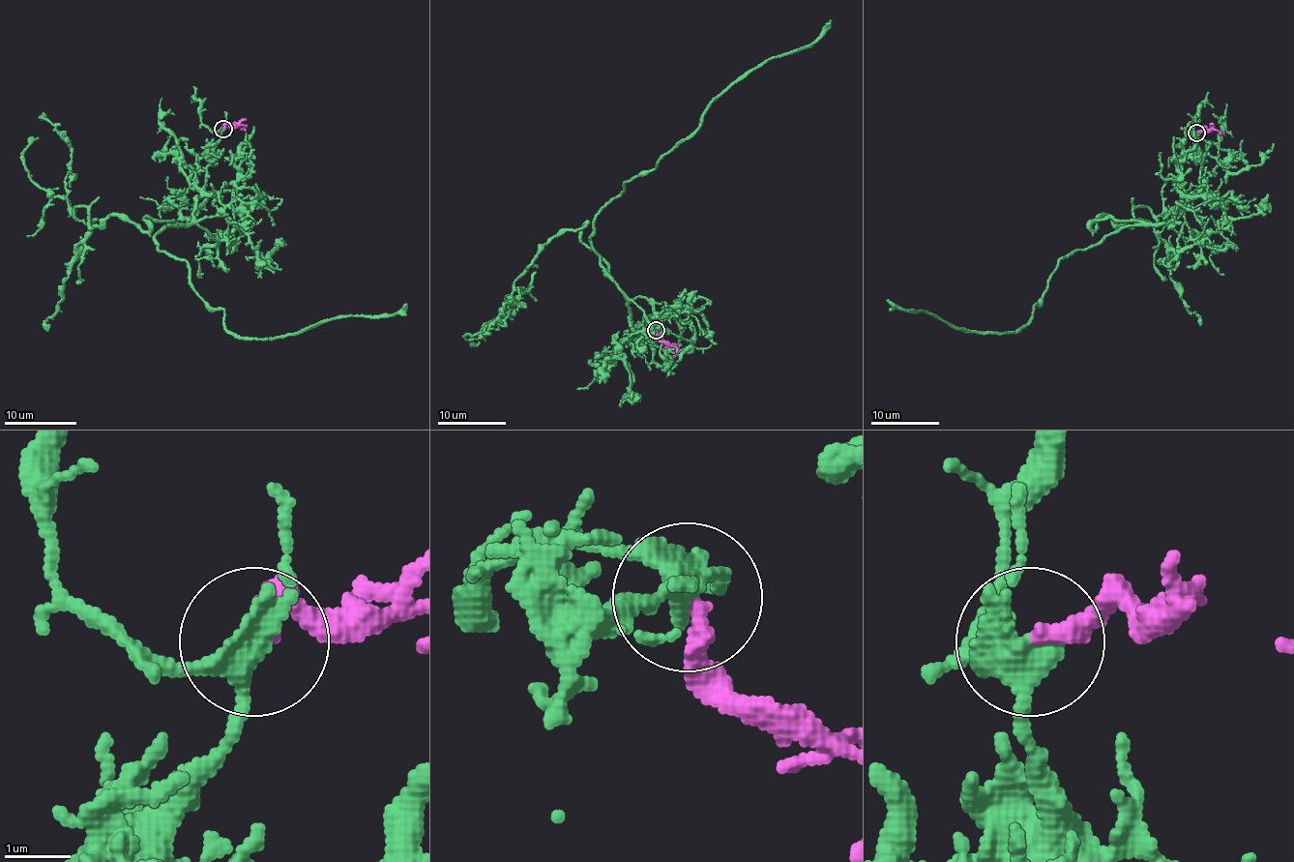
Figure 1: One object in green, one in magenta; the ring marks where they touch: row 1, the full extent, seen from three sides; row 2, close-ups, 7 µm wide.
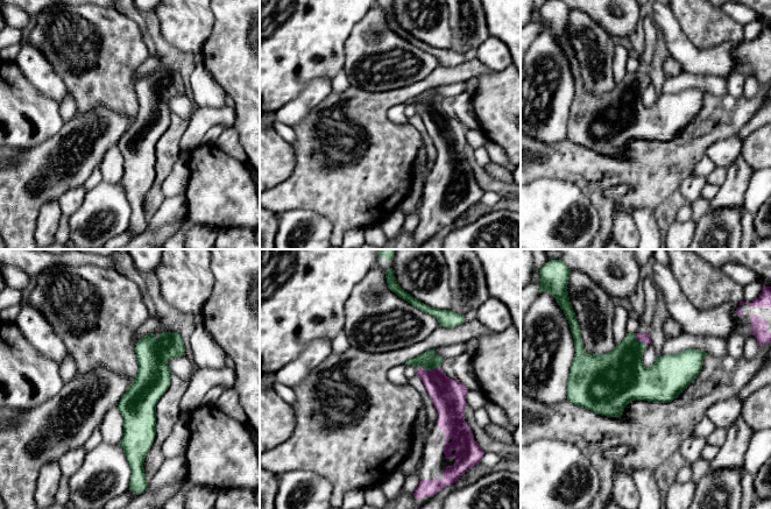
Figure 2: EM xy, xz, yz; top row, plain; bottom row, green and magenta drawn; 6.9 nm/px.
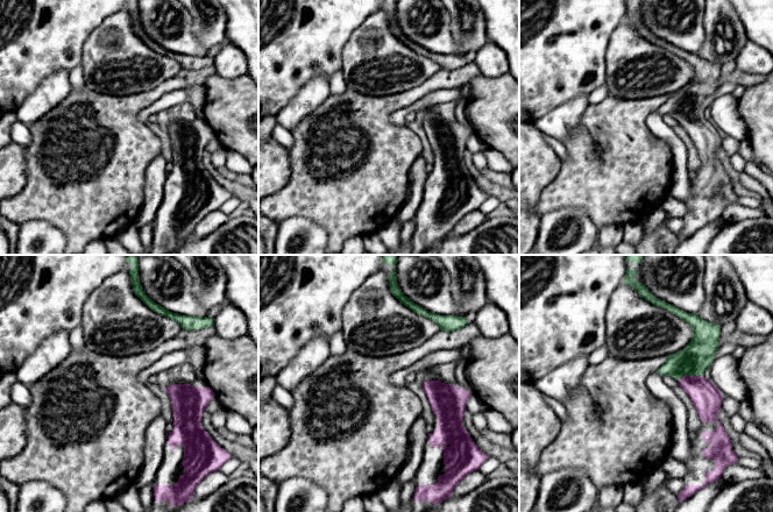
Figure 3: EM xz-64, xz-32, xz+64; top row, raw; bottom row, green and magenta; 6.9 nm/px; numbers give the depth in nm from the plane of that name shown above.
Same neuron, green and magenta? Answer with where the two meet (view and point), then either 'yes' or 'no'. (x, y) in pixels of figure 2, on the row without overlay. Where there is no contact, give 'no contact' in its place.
xz (428, 108) | yes

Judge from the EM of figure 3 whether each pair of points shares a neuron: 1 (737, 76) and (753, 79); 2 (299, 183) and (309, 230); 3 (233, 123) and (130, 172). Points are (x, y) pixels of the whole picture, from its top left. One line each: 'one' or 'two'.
1: one
2: two
3: two

